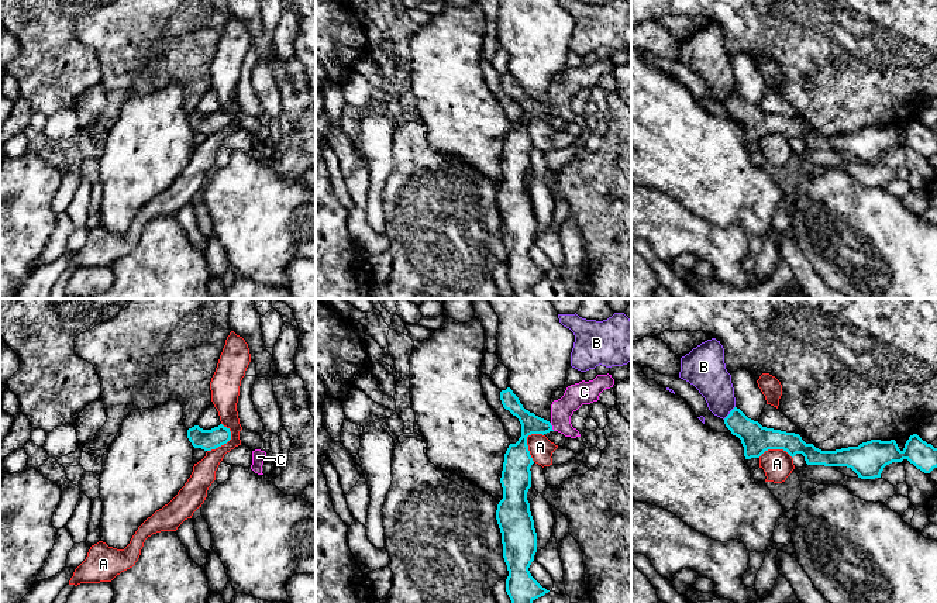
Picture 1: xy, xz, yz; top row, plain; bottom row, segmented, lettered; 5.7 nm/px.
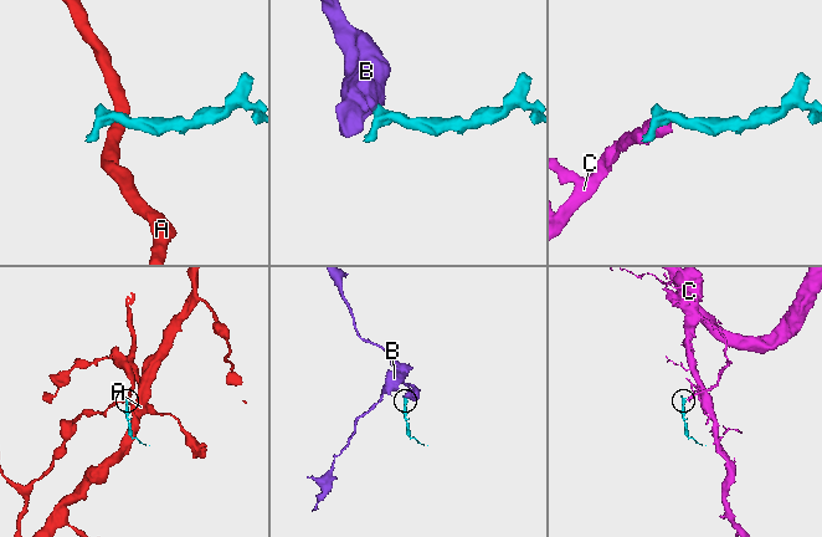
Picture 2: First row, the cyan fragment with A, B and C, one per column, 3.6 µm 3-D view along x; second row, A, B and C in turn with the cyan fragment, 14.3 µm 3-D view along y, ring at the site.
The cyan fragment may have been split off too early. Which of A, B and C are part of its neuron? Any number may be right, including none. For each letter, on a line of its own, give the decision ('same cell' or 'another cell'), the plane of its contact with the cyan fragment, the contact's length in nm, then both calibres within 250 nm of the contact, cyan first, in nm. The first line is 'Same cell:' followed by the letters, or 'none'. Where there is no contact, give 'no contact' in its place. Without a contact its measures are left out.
Same cell: C
A: another cell; meets cyan in xy; contact 190 nm long; 120 nm thick on the cyan side, 140 nm on the other
B: another cell; meets cyan in yz; contact 100 nm long; 160 nm thick on the cyan side, 200 nm on the other
C: same cell; meets cyan in xz; contact 50 nm long; 140 nm thick on the cyan side, 130 nm on the other

